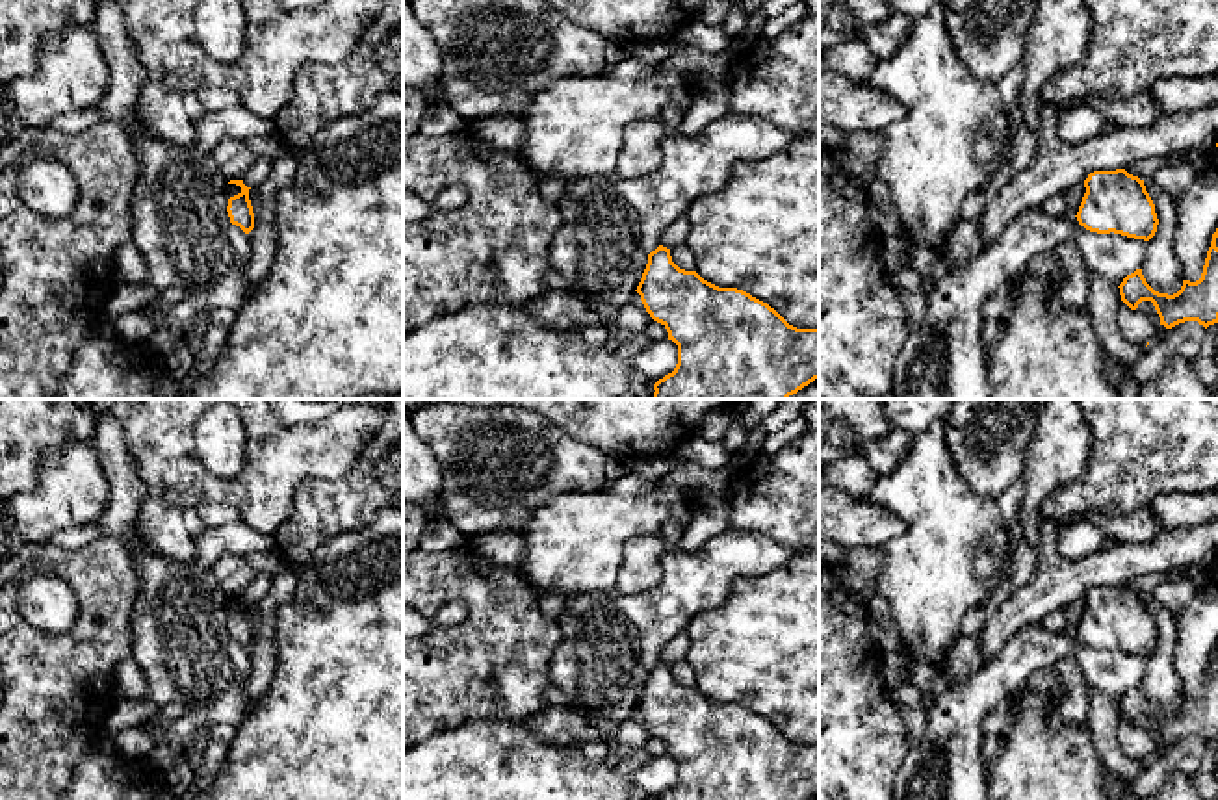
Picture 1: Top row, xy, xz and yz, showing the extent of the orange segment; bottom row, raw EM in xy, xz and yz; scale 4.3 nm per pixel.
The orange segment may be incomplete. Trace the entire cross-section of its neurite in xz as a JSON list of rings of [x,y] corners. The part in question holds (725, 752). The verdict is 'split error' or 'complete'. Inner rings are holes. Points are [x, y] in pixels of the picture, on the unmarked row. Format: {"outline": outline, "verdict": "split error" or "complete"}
{"outline": [[[659,661],[635,705],[678,761],[678,780],[655,800],[810,800],[819,794],[819,744],[789,741],[767,718],[737,703],[719,703],[696,687],[680,685]]], "verdict": "complete"}

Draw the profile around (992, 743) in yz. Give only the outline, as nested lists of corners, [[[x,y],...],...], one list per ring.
[[[986,731],[980,744],[984,761],[991,763],[1001,754],[1003,746],[1004,746],[1003,735]]]

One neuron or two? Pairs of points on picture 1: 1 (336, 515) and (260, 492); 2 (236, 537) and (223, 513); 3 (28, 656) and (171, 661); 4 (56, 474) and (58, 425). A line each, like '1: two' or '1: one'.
1: two
2: two
3: two
4: two

